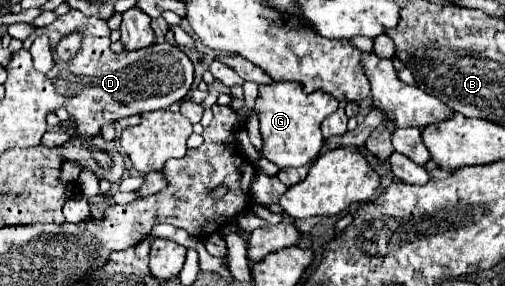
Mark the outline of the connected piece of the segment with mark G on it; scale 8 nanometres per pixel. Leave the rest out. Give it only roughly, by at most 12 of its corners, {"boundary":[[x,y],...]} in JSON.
{"boundary":[[298,82],[260,86],[262,156],[310,166],[338,100]]}

